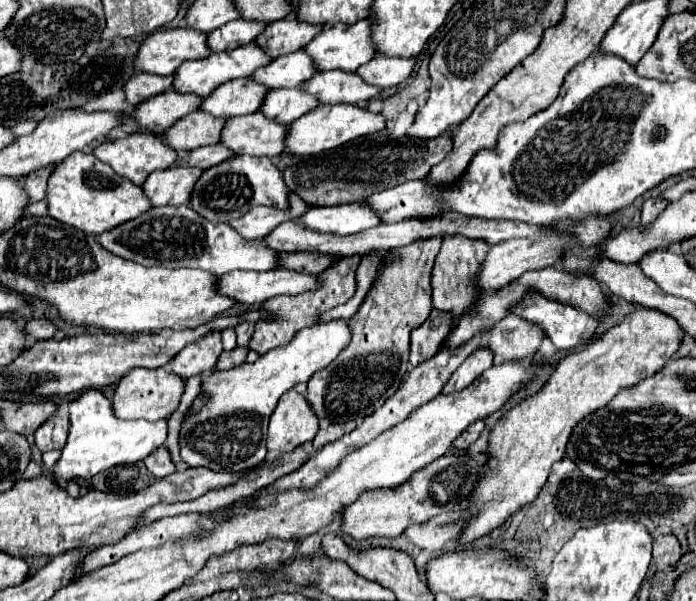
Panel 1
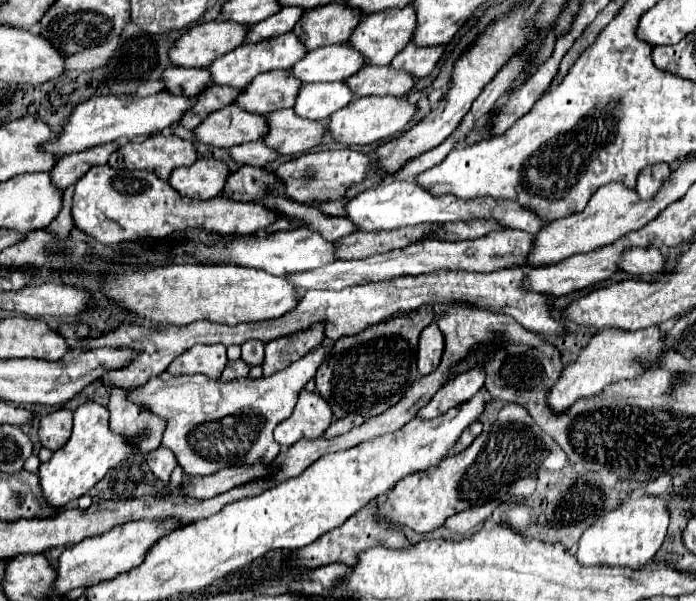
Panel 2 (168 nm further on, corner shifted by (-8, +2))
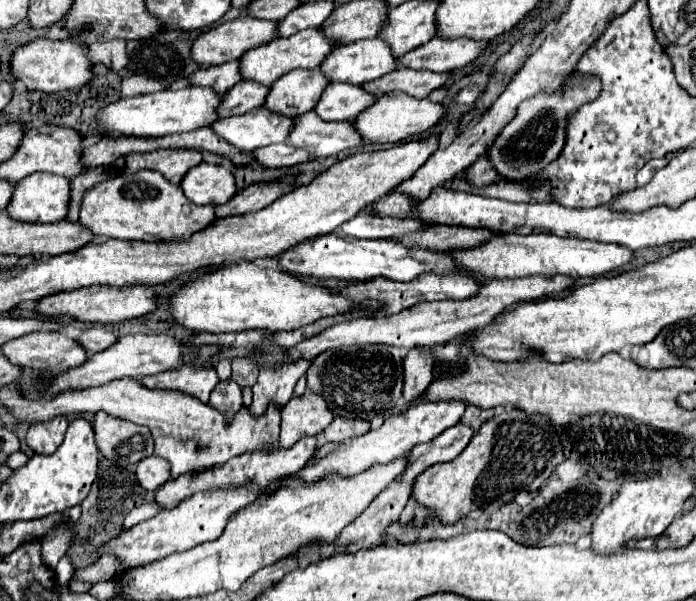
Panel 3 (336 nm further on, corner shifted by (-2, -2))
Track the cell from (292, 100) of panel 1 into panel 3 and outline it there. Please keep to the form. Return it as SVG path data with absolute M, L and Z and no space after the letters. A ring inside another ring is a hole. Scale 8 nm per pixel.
M332 82L314 112L322 120L354 120L364 108L370 108L376 102L376 96L370 92L364 92L362 86L352 86L352 84L342 84L342 82Z

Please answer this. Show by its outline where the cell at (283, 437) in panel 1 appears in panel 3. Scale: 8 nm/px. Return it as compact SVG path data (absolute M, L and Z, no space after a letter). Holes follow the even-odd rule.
M306 392L304 396L294 396L280 412L280 446L292 448L304 436L320 434L334 418L328 404L312 394Z

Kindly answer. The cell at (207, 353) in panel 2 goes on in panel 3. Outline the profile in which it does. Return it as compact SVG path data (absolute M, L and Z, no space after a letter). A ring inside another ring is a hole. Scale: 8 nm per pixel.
M178 368L172 372L162 372L156 376L146 376L140 380L146 388L152 390L176 390L188 396L194 396L202 402L208 402L212 388L218 384L214 368Z

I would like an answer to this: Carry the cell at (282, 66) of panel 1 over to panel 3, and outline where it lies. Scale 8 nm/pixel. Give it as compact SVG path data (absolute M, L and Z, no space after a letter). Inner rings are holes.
M370 38L338 46L324 62L322 72L332 82L364 84L376 80L398 68L398 58L392 56L392 48L384 40Z

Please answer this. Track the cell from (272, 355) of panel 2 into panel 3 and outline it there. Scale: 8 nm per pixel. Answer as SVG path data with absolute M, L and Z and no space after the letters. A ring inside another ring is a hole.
M298 360L298 362L288 362L280 366L278 370L274 368L260 368L258 382L254 384L254 400L250 406L252 416L262 416L268 406L282 408L288 404L288 400L294 396L294 386L298 378L308 370L310 362L308 360Z

